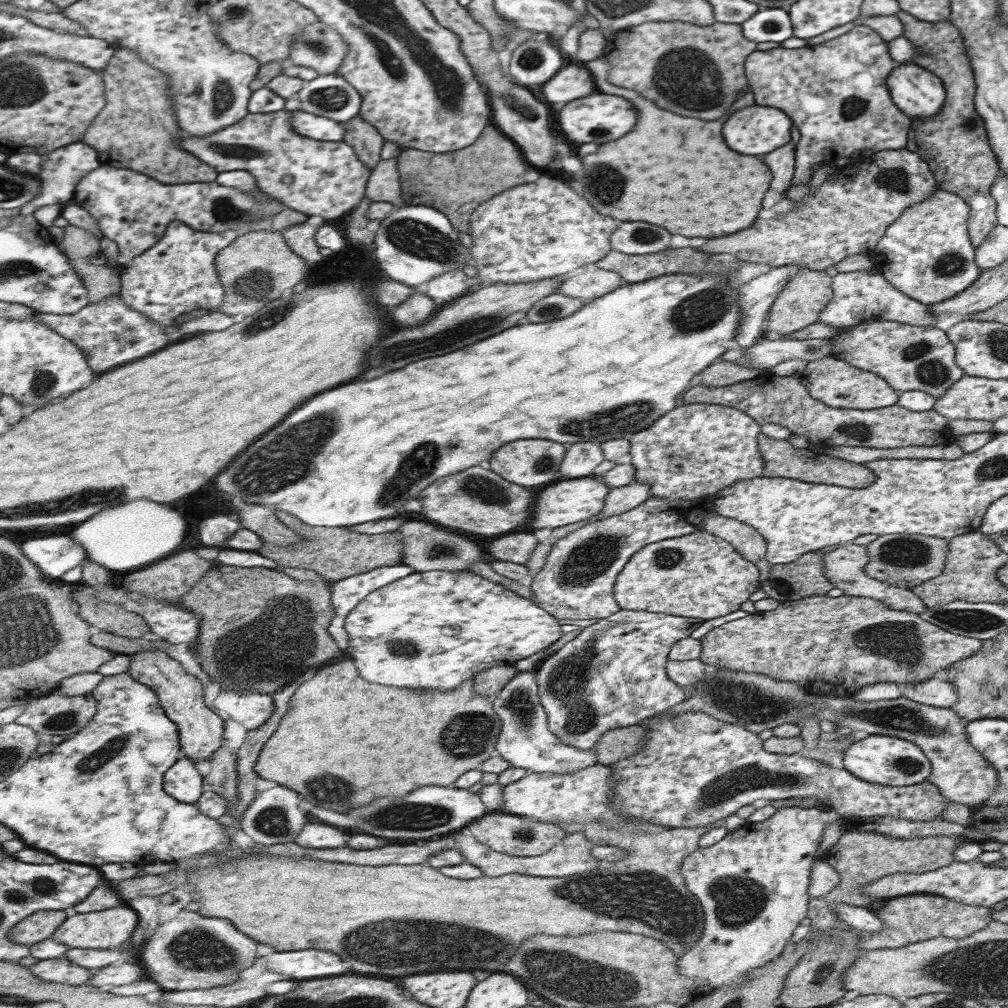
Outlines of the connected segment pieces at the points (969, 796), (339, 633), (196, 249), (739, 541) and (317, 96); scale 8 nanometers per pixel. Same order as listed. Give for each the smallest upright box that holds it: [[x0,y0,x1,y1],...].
[[651,666,1000,808],[329,564,413,652],[121,219,270,326],[702,513,770,584],[298,72,363,123]]

